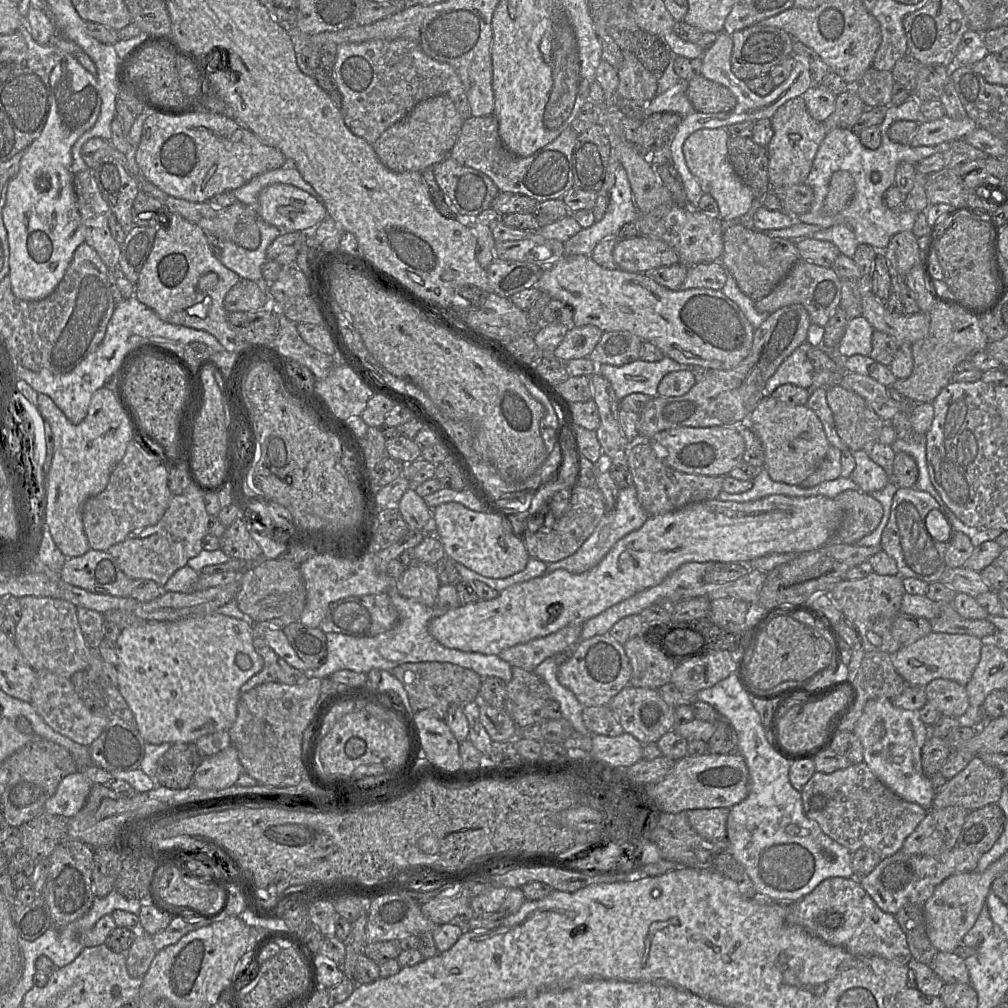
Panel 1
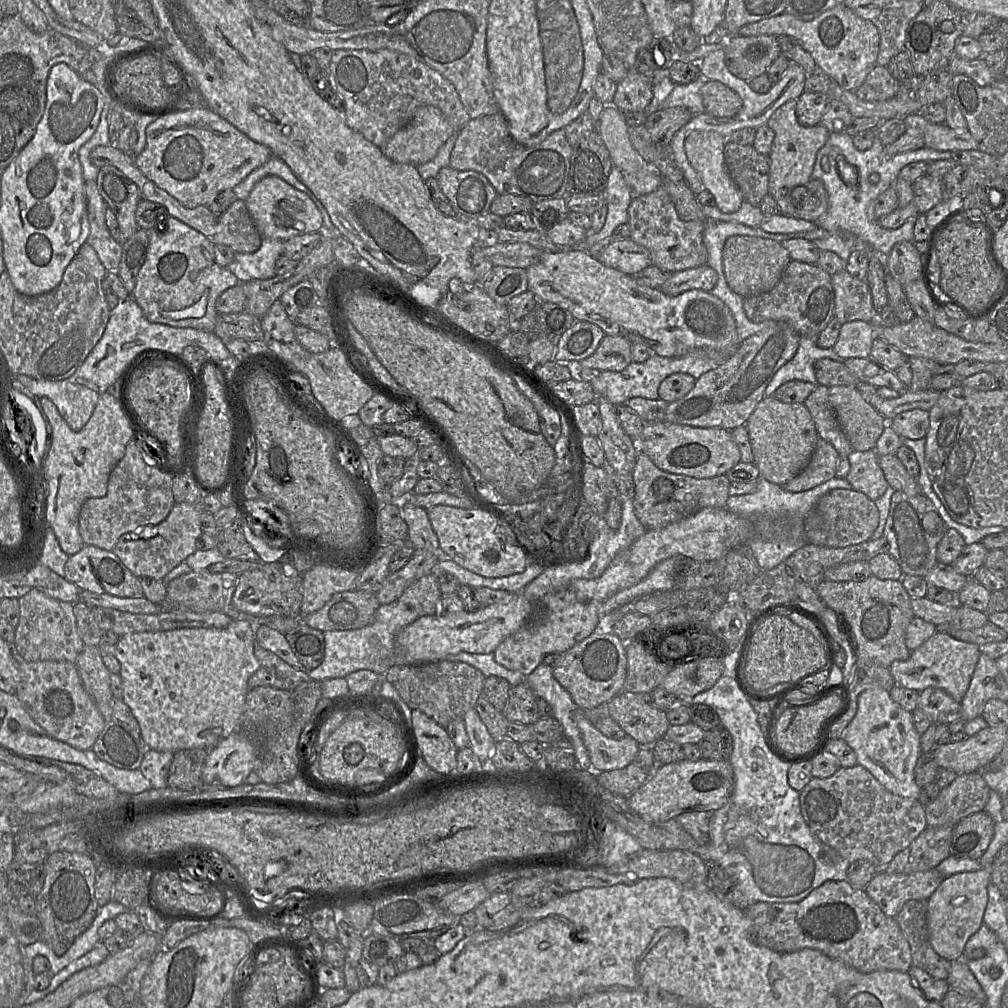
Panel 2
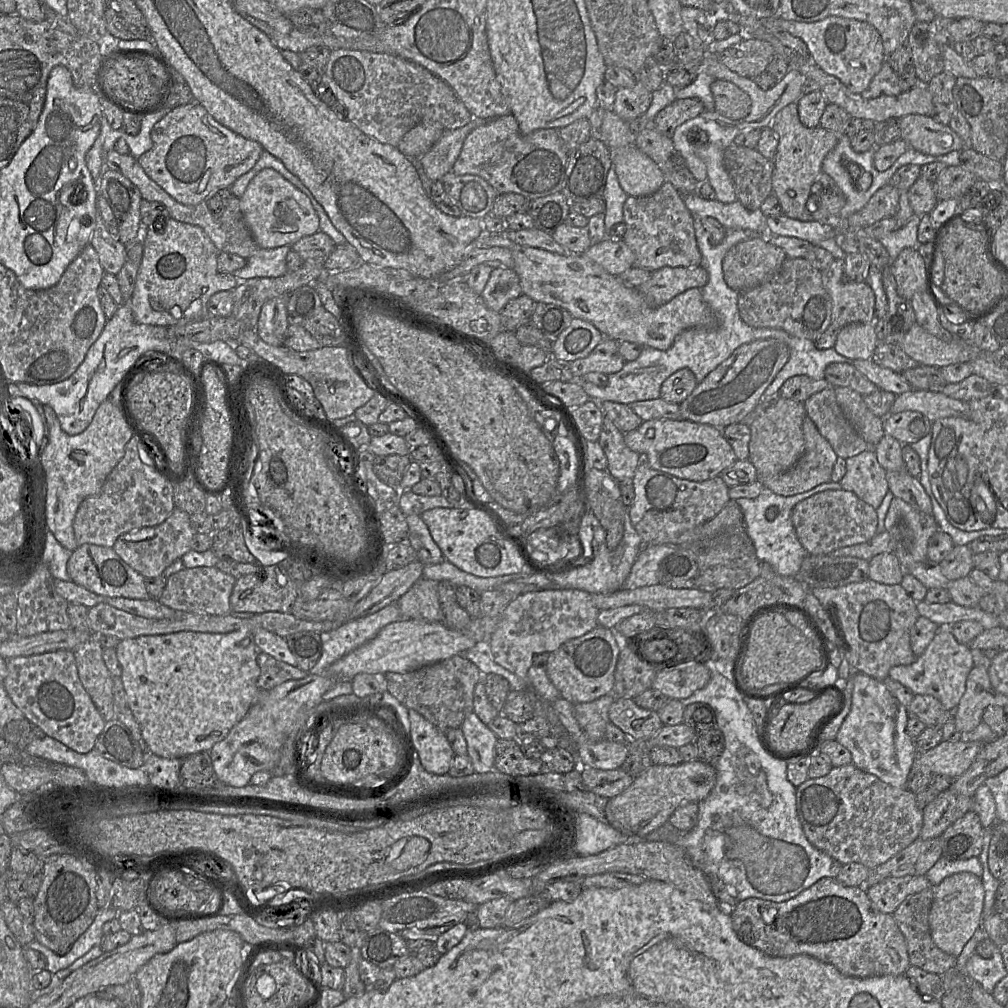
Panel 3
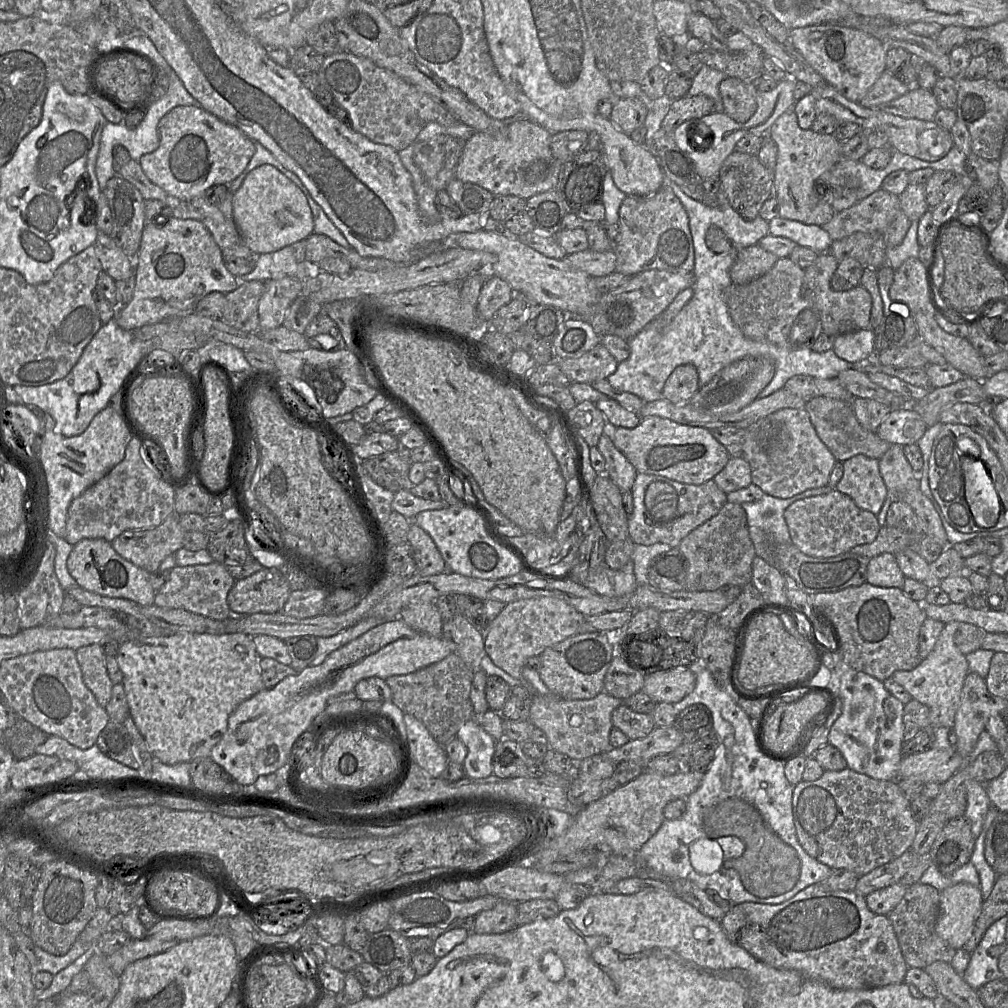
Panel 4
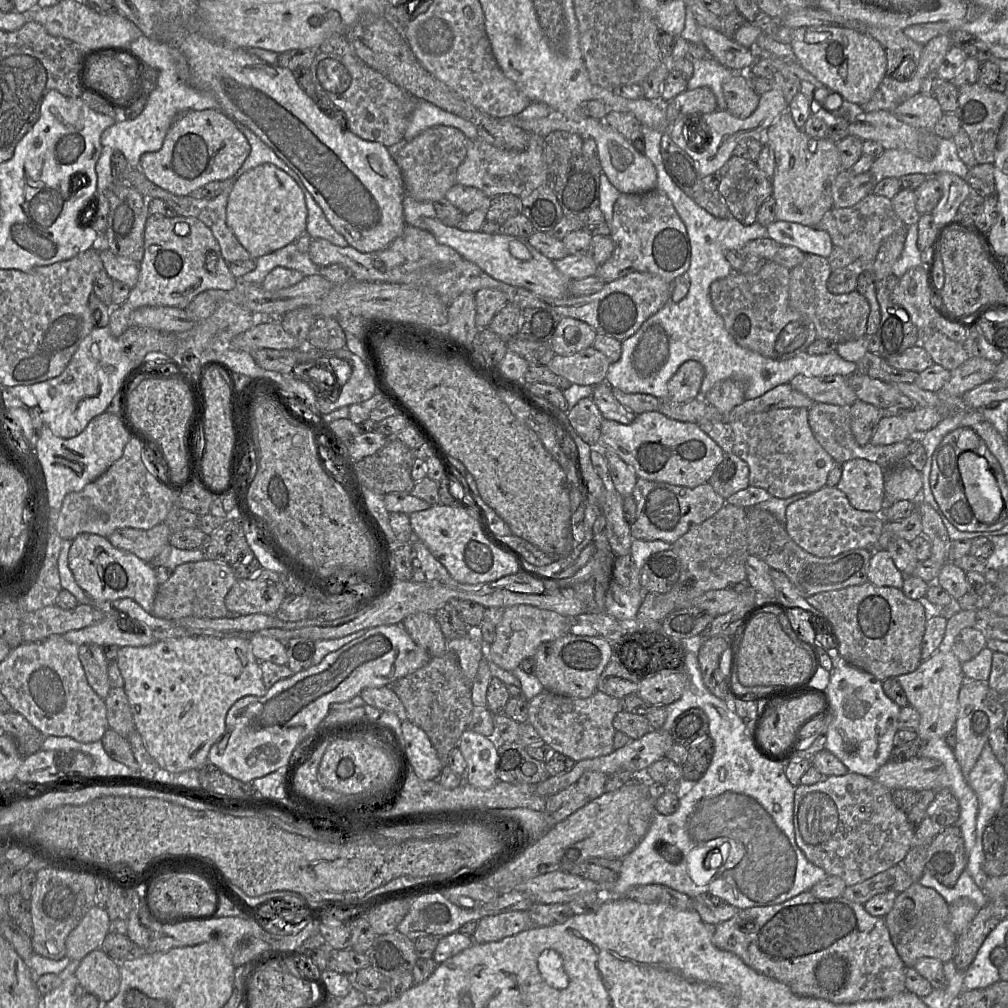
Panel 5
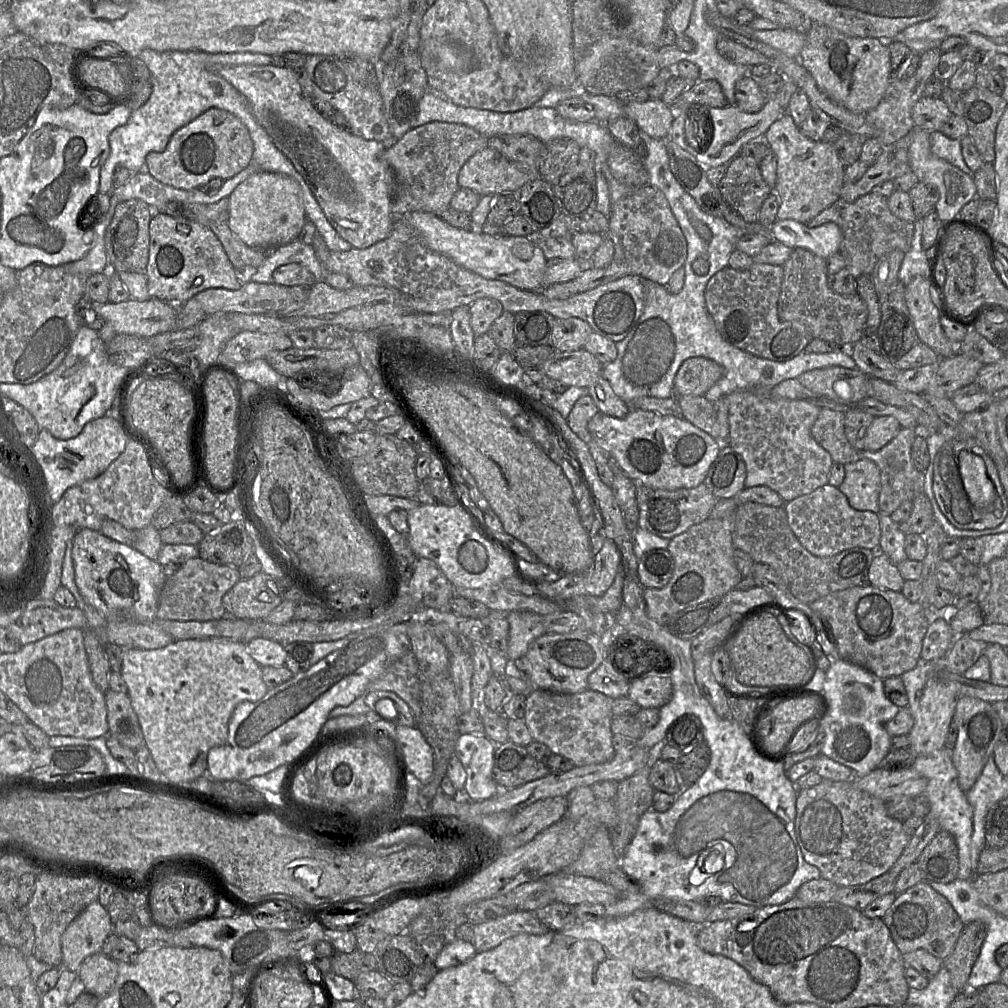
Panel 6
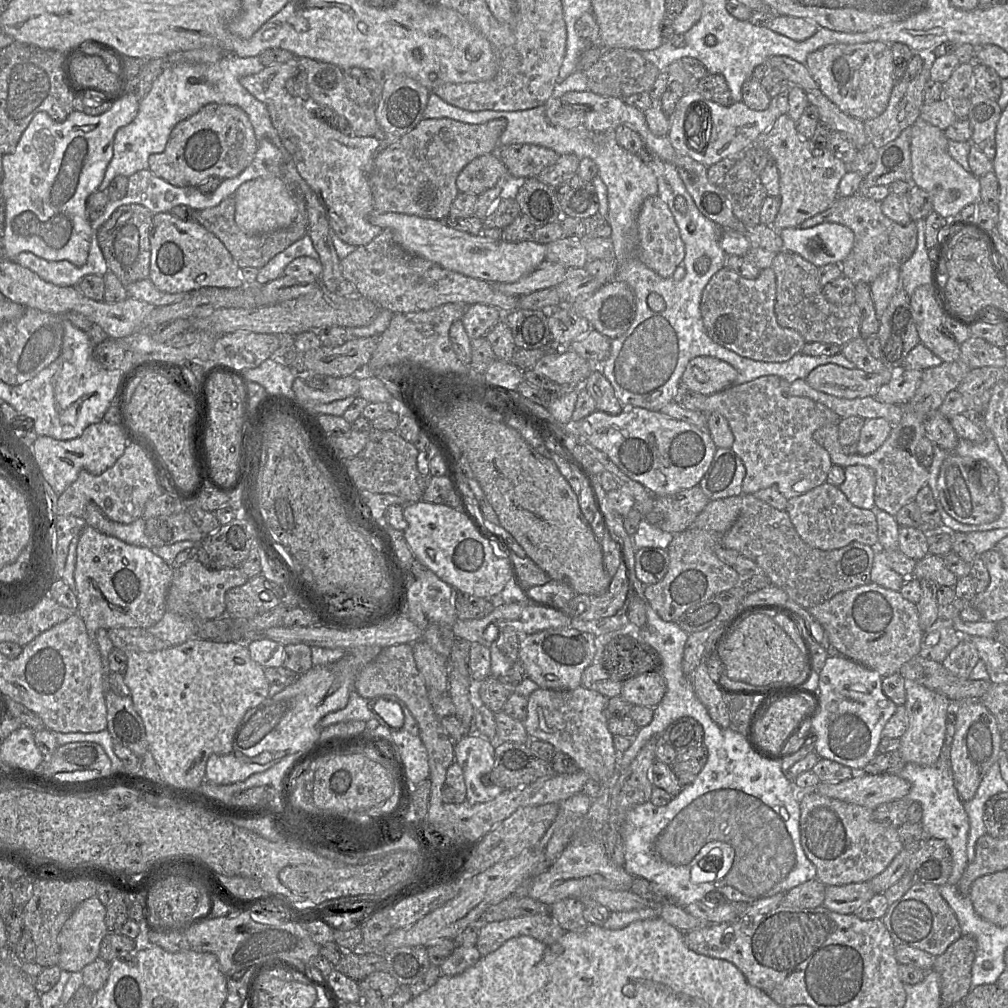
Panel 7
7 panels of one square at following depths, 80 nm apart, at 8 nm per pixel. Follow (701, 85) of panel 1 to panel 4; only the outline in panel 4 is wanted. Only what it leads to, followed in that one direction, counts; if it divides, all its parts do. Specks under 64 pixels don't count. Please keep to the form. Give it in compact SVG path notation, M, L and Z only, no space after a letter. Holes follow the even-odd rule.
M736 77L724 79L719 84L723 112L736 122L746 122L755 113L757 102L751 82Z

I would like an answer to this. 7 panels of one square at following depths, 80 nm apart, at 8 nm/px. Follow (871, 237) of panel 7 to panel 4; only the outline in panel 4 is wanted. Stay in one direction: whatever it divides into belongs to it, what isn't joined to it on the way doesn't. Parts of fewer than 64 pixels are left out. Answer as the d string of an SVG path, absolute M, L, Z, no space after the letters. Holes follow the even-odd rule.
M880 189L853 206L835 212L822 228L832 240L839 240L857 232L884 233L899 213L899 196Z

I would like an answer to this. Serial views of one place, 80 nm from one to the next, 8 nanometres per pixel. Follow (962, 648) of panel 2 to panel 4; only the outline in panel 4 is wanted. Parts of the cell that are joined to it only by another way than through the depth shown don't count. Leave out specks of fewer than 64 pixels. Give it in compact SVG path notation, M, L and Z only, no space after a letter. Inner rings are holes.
M957 621L946 623L934 649L926 658L921 660L916 668L910 671L896 671L891 676L913 699L929 708L930 723L933 729L953 728L964 680L969 673L966 656L959 651L954 642L955 632L961 623Z

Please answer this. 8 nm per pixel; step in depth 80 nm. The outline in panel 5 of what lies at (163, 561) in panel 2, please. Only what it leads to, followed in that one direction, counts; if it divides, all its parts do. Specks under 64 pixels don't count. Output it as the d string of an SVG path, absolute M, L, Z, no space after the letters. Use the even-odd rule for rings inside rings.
M162 522L148 530L119 528L107 539L115 548L128 551L150 563L169 545L170 535L170 529Z

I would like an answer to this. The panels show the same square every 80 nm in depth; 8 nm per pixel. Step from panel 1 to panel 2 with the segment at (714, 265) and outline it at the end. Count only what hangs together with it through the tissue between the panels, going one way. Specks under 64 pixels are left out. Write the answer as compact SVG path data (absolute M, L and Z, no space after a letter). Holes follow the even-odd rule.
M705 264L670 273L659 289L668 296L677 296L693 289L710 292L715 287L717 280L716 271Z

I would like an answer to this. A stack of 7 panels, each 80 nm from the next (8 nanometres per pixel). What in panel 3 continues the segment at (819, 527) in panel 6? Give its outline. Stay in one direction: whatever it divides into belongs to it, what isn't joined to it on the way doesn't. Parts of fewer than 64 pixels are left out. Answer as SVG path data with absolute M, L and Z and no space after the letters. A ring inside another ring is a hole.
M826 490L800 501L792 509L791 520L808 555L827 555L843 547L868 542L877 535L876 509L846 490Z

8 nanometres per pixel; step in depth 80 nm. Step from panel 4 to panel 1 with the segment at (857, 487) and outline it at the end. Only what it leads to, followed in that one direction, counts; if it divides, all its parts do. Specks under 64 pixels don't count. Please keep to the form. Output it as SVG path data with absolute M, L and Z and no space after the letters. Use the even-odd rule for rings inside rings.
M864 450L853 452L856 462L850 478L859 486L860 491L871 493L883 489L889 483L884 469L876 464Z

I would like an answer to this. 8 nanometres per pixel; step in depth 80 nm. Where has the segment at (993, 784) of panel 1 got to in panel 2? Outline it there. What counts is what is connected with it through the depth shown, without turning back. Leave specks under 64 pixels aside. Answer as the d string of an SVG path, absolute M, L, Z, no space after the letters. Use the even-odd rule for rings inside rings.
M982 772L957 776L935 799L925 804L927 826L955 826L961 819L983 811L989 792Z

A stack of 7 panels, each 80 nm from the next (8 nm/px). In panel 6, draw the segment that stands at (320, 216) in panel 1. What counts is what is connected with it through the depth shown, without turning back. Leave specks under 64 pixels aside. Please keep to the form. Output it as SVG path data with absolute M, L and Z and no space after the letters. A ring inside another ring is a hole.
M259 171L229 195L229 228L252 248L273 250L296 240L307 220L301 189L290 176Z

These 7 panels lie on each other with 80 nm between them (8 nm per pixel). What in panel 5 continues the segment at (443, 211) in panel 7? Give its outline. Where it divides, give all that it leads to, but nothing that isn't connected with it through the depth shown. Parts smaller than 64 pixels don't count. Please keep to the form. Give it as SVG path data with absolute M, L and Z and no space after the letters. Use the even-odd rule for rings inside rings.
M434 126L406 142L395 161L401 170L406 195L420 202L435 203L443 199L456 183L457 170L464 161L470 143L464 133L450 126Z

